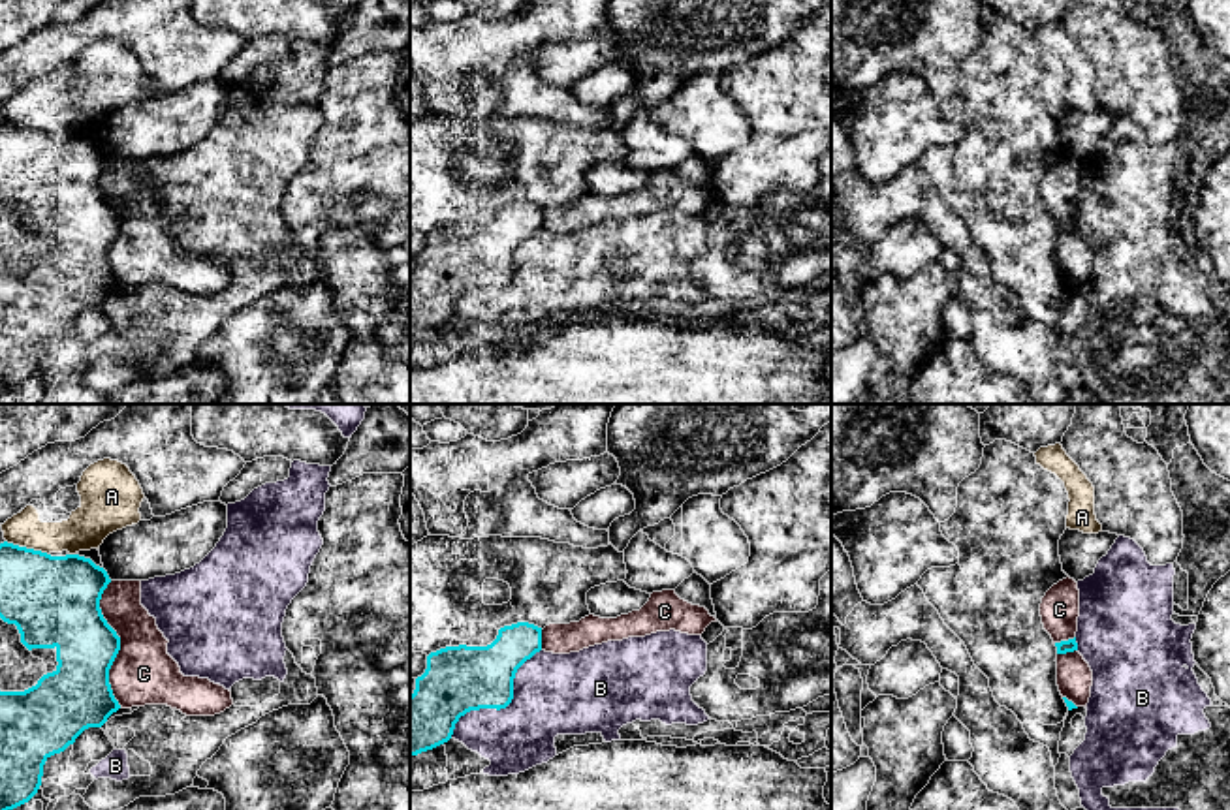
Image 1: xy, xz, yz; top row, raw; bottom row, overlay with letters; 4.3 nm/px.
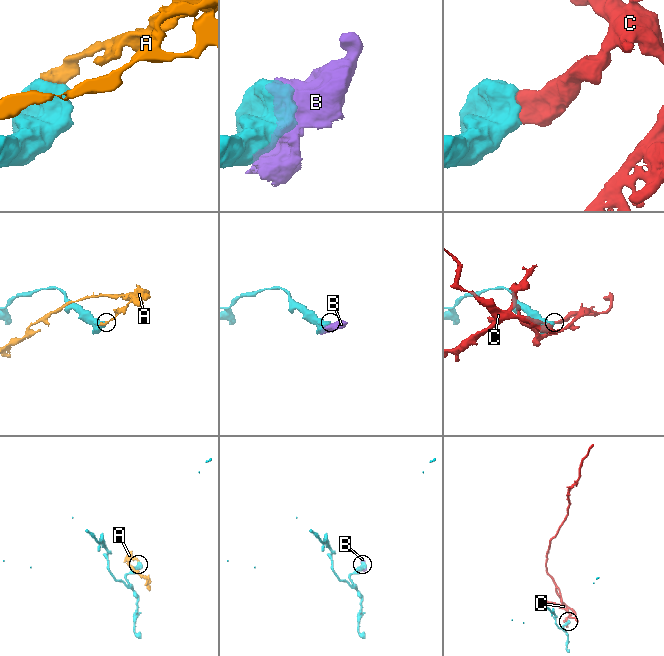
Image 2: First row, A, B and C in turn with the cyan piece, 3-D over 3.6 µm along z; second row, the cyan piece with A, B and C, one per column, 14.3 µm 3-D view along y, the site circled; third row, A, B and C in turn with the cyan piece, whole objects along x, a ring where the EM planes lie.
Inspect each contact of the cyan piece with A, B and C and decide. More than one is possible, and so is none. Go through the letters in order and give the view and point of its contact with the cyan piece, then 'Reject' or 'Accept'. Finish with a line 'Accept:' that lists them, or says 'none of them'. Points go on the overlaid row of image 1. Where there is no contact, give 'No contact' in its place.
A: Touches cyan at xy (25, 547). Reject
B: Touches cyan at xz (503, 707). Reject
C: Touches cyan at xy (119, 643). Reject
Accept: none of them

